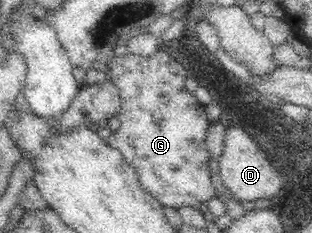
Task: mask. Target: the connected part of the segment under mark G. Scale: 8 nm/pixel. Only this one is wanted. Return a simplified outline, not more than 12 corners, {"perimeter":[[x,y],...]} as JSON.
{"perimeter":[[164,48],[114,56],[106,139],[162,206],[209,212],[212,121]]}

